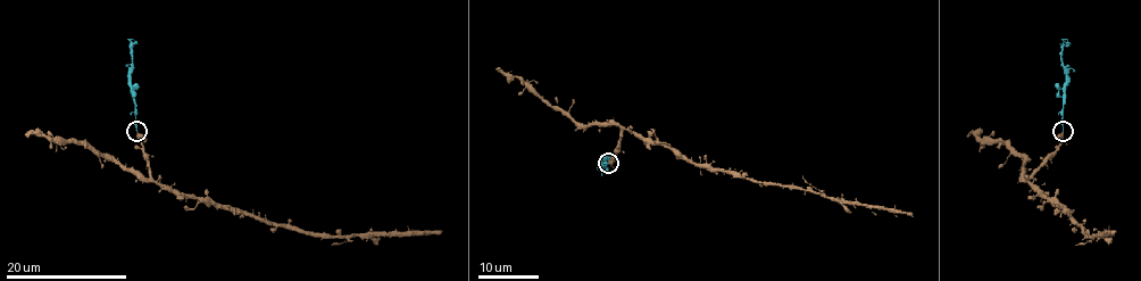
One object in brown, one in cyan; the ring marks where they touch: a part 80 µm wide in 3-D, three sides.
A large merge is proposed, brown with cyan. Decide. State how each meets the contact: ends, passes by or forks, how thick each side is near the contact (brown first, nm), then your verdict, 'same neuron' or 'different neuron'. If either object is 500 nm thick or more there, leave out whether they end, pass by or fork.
brown passes by; cyan ends there; 280 nm thick on the brown side, 170 nm on the other; same neuron

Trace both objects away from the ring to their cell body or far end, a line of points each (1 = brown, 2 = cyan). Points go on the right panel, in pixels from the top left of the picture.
1: (1063, 131), (1060, 146), (1029, 181), (1063, 208), (1089, 236), (1116, 231)
2: (1063, 131), (1066, 83), (1062, 48), (1071, 43)

